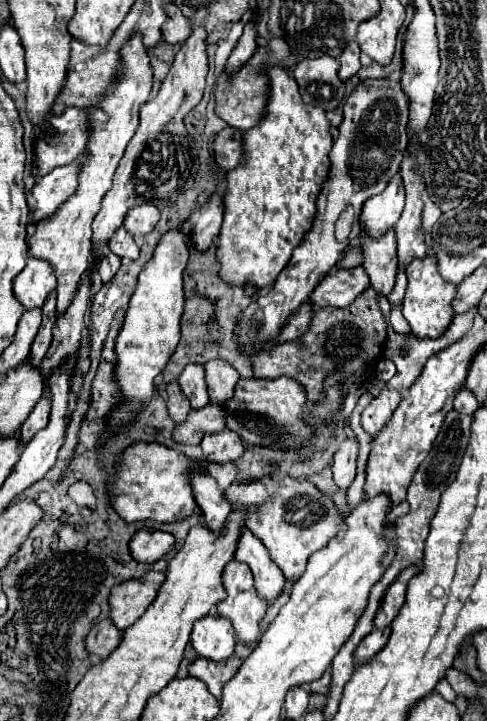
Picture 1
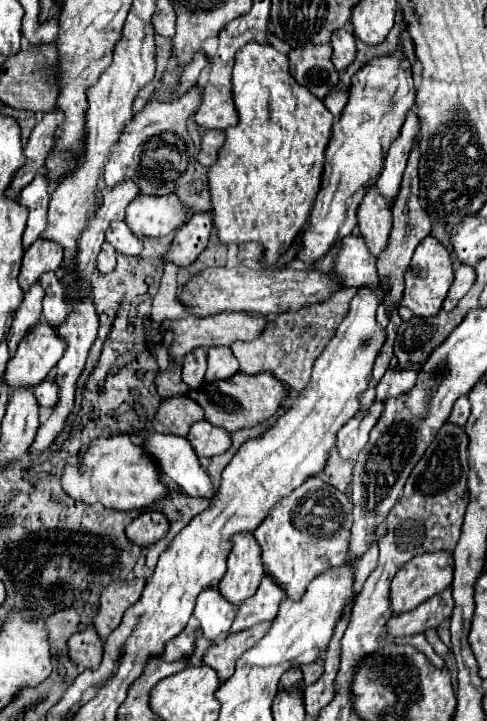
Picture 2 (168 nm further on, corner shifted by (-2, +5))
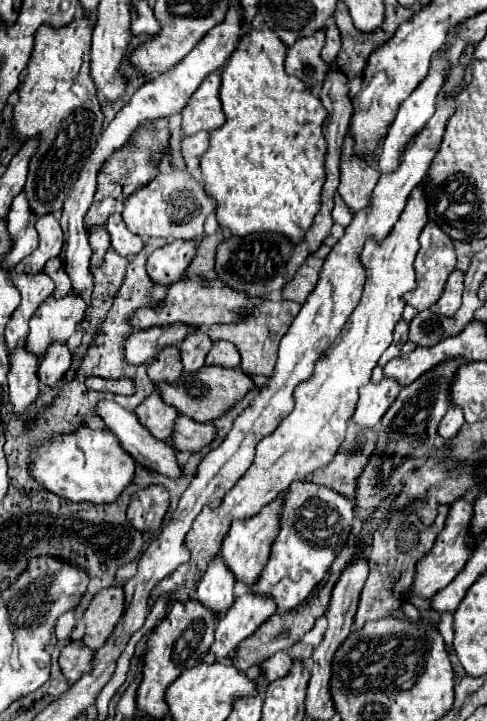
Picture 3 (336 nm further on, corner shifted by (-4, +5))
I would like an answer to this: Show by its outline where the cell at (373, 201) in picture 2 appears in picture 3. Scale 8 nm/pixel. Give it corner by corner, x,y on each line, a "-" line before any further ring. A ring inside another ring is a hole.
347,135
341,155
341,183
339,195
351,207
353,213
359,213
371,205
371,195
381,173
373,165
365,165
361,157
353,151
353,141

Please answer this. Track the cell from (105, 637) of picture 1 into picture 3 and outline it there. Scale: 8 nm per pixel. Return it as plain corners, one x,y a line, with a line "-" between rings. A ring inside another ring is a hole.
71,641
59,657
59,665
69,683
75,683
81,675
89,673
89,665
93,665
93,649
89,649
83,641

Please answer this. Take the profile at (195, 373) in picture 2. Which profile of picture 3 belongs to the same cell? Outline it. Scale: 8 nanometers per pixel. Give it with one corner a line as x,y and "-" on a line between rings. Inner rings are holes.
205,331
191,333
183,345
181,345
181,361
185,367
185,373
195,373
205,365
205,357
211,349
211,339

